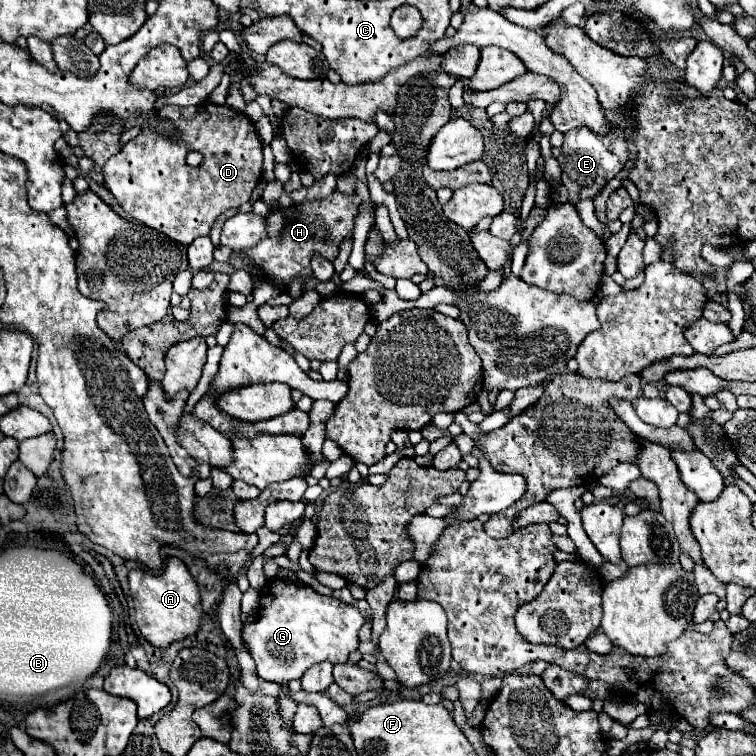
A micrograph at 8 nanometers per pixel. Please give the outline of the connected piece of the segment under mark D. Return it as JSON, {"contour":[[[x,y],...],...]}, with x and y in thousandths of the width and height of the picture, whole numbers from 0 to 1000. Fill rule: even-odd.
{"contour":[[[280,135],[249,143],[217,140],[217,153],[222,153],[235,169],[233,185],[220,180],[201,180],[201,175],[185,175],[156,204],[151,204],[143,217],[138,217],[135,233],[140,249],[180,294],[249,325],[257,315],[275,312],[283,291],[294,280],[315,275],[331,265],[331,257],[347,233],[347,188],[336,161],[323,148],[307,146],[302,140],[288,140]],[[251,200],[262,200],[270,206],[265,220],[254,222],[246,217],[246,204]]]}

